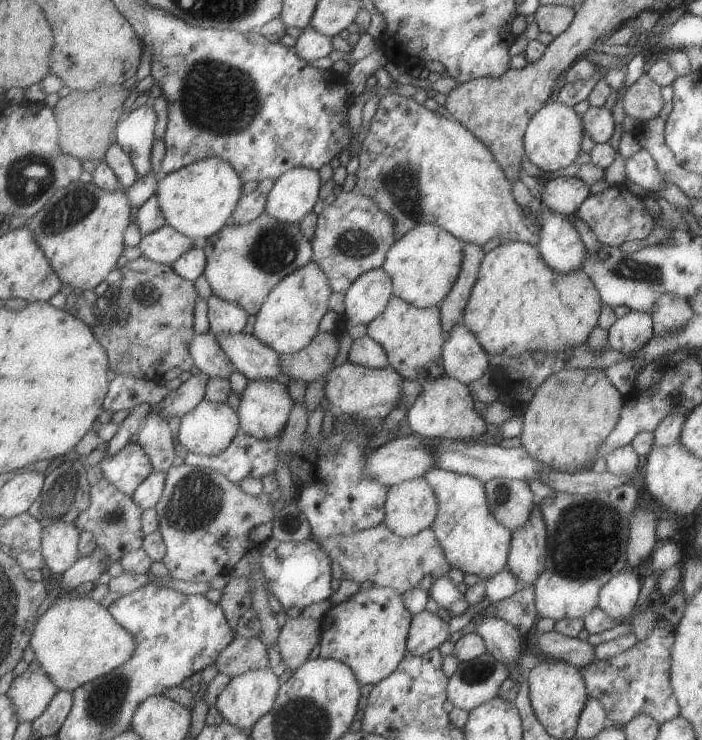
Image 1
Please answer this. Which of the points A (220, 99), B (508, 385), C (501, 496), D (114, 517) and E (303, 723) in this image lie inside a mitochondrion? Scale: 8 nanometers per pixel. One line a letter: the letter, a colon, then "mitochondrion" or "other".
A: mitochondrion
B: other
C: mitochondrion
D: mitochondrion
E: mitochondrion

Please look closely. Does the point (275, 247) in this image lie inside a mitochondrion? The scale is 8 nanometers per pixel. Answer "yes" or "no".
yes

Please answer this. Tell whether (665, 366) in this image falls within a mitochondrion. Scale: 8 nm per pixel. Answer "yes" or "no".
no

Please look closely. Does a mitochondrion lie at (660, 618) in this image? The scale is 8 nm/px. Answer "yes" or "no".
no

